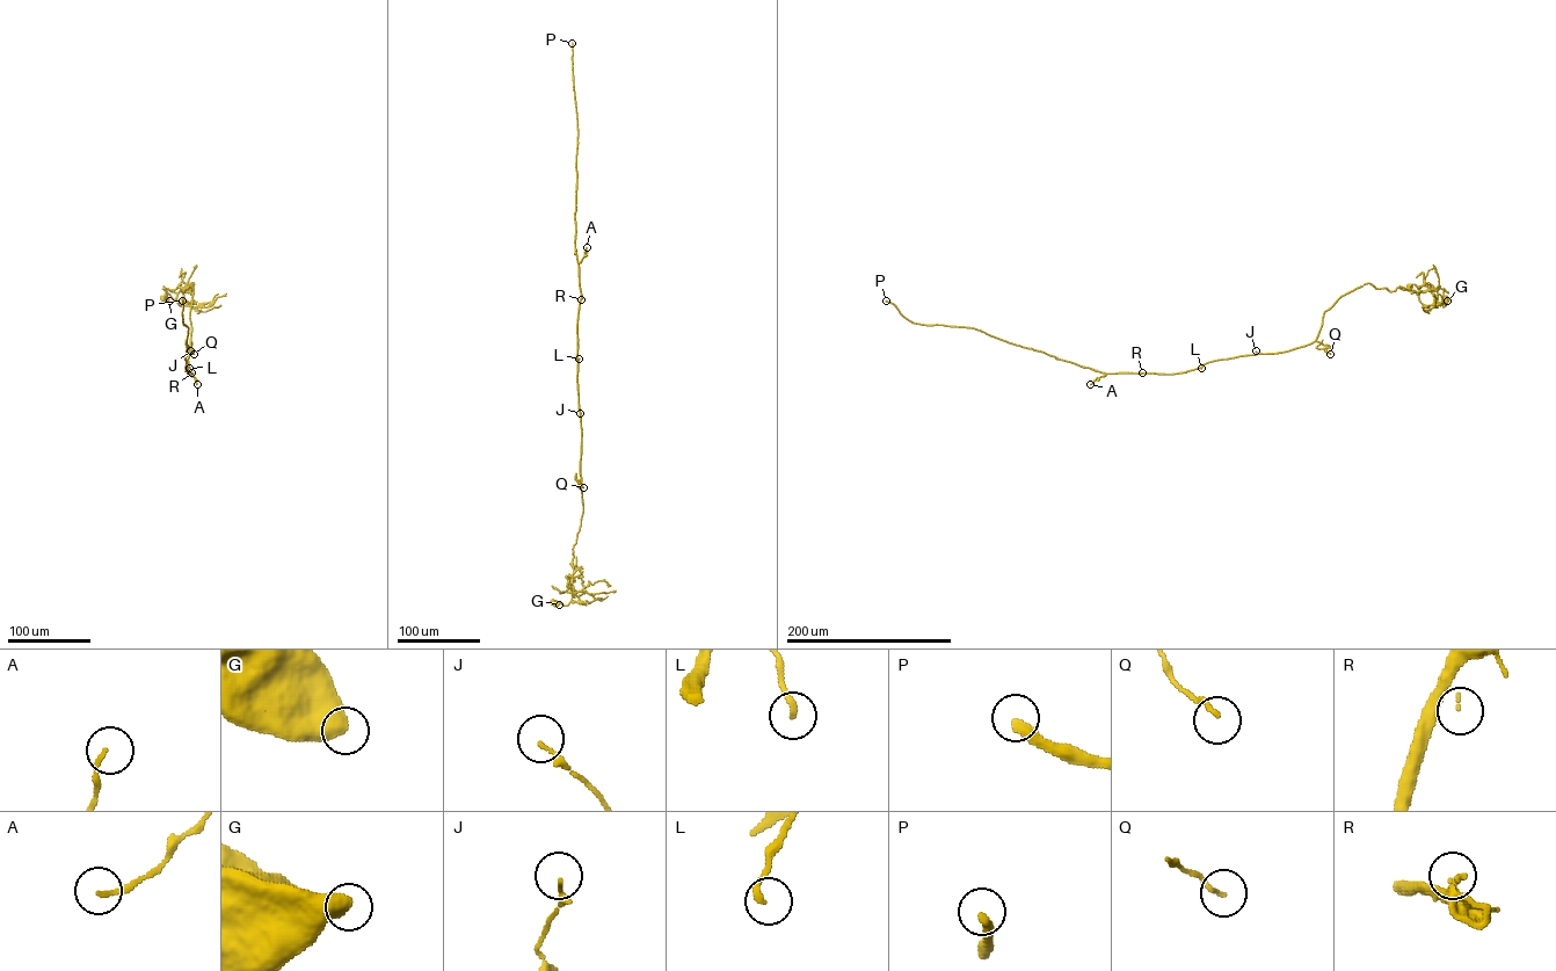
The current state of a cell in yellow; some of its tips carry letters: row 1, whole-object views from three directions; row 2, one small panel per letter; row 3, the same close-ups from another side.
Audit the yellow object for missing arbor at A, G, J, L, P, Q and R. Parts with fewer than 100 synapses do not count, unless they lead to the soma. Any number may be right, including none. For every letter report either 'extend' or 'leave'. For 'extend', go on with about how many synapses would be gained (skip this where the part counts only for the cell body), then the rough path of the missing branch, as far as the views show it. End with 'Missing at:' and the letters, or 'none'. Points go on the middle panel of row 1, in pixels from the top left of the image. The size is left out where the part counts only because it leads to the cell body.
A: leave
G: leave
J: leave
L: leave
P: extend; about 550 synapses
Q: leave
R: leave
Missing at: P

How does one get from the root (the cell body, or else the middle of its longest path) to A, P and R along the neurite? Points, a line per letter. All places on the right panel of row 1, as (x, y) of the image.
A: (1445, 298), (1444, 289), (1389, 291), (1366, 283), (1324, 312), (1309, 343), (1178, 372), (1106, 374), (1090, 384)
P: (1445, 298), (1365, 283), (1310, 343), (1172, 374), (1099, 371), (913, 323), (886, 301)
R: (1445, 298), (1444, 289), (1448, 292), (1389, 291), (1366, 283), (1324, 312), (1309, 343), (1183, 372), (1142, 372)

